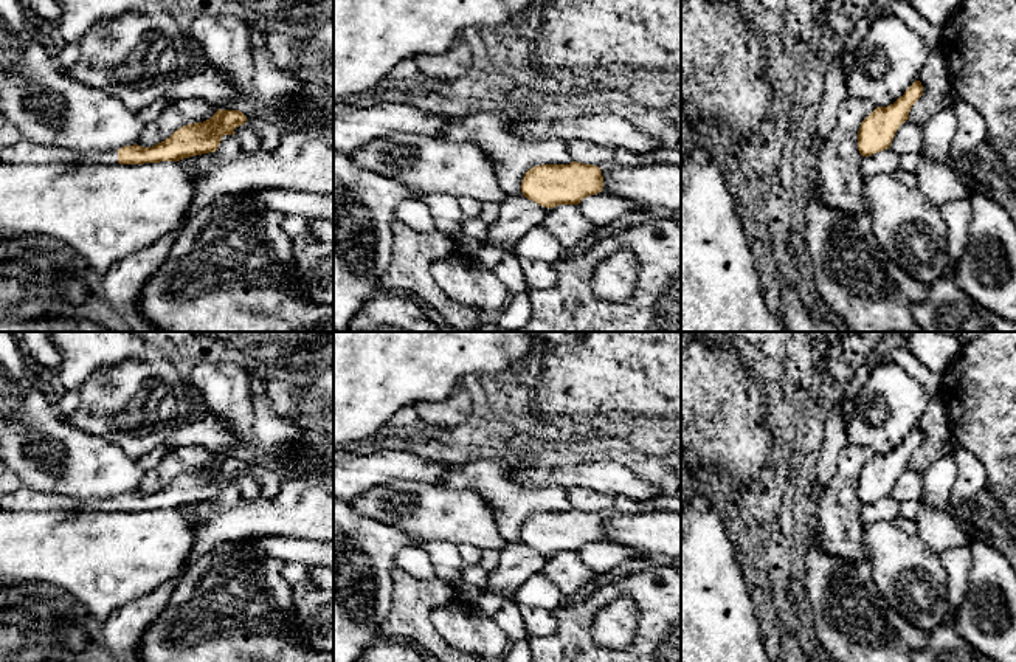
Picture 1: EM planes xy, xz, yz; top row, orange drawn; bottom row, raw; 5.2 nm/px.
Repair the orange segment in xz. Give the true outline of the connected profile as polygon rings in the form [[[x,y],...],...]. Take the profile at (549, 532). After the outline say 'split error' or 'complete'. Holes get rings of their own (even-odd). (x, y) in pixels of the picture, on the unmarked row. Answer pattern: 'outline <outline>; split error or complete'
outline [[[614,507],[600,513],[572,509],[530,515],[521,529],[526,546],[544,555],[579,552],[585,544],[602,540],[603,519],[620,515]]]; split error

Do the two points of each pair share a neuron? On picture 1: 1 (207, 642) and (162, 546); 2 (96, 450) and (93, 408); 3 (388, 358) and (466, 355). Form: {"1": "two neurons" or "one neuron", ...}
{"1": "two neurons", "2": "two neurons", "3": "one neuron"}

